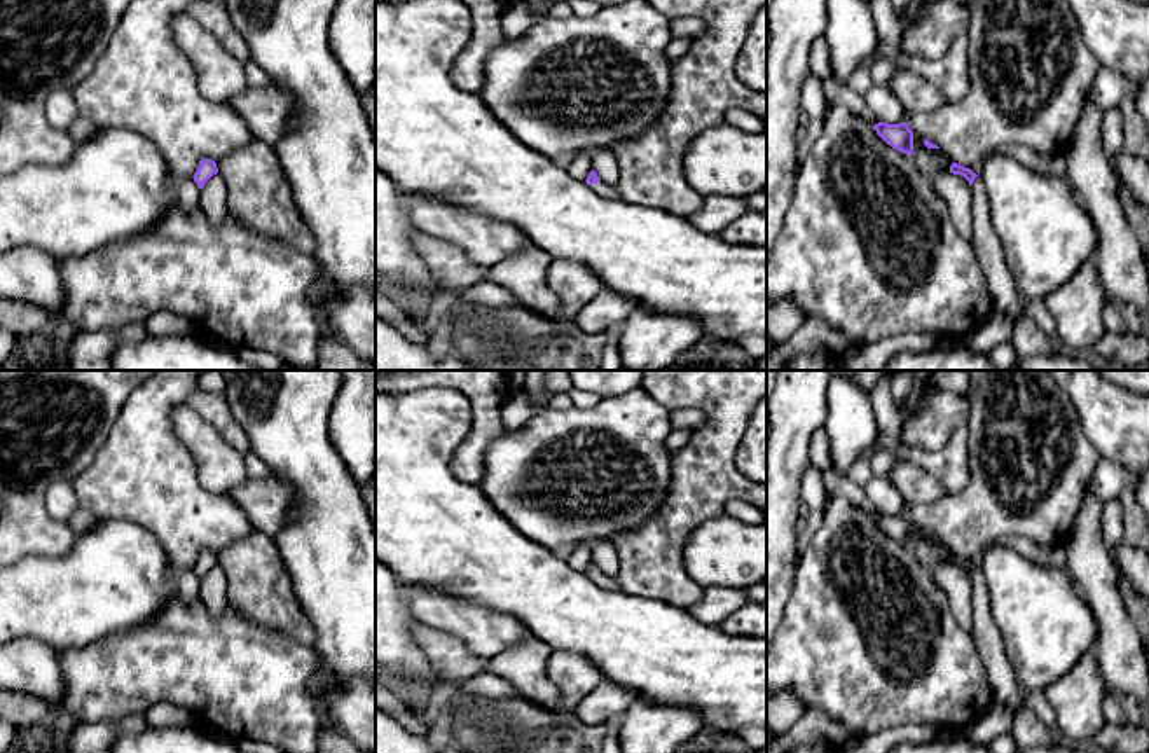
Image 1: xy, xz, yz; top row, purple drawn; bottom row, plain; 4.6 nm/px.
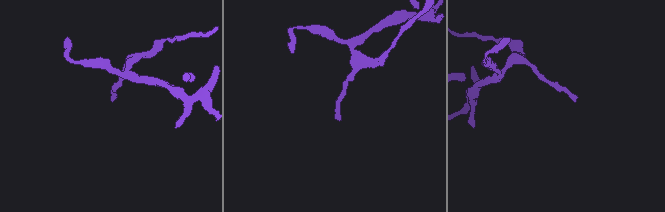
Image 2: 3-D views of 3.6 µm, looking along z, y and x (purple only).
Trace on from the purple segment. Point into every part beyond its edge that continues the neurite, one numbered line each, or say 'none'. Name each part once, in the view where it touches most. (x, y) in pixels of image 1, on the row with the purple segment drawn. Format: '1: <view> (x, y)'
1: xz (603, 189)

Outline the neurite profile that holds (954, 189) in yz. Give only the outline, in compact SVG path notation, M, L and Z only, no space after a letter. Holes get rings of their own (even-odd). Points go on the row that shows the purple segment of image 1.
M939 173L934 176L932 185L936 192L946 201L948 211L959 234L971 241L971 185L969 182L953 173Z

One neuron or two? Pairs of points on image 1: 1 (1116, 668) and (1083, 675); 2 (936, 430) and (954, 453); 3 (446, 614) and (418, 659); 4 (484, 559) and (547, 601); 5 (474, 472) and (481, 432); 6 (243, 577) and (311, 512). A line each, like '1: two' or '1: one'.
1: two
2: two
3: two
4: one
5: one
6: two

